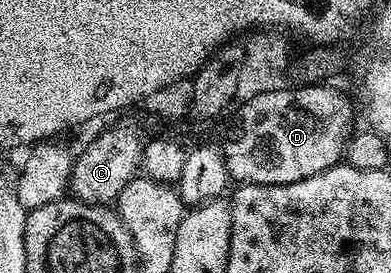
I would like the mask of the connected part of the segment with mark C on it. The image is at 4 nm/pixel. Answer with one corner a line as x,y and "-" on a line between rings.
118,120
115,123
120,126
120,129
117,129
114,123
108,125
112,133
106,127
101,128
97,137
89,143
88,149
82,150
75,158
70,182
70,193
75,200
87,201
90,205
111,206
117,200
122,189
137,176
144,159
144,150
140,148
140,144
146,141
145,130
142,128
139,133
136,133
140,125
132,129
132,125
121,125

